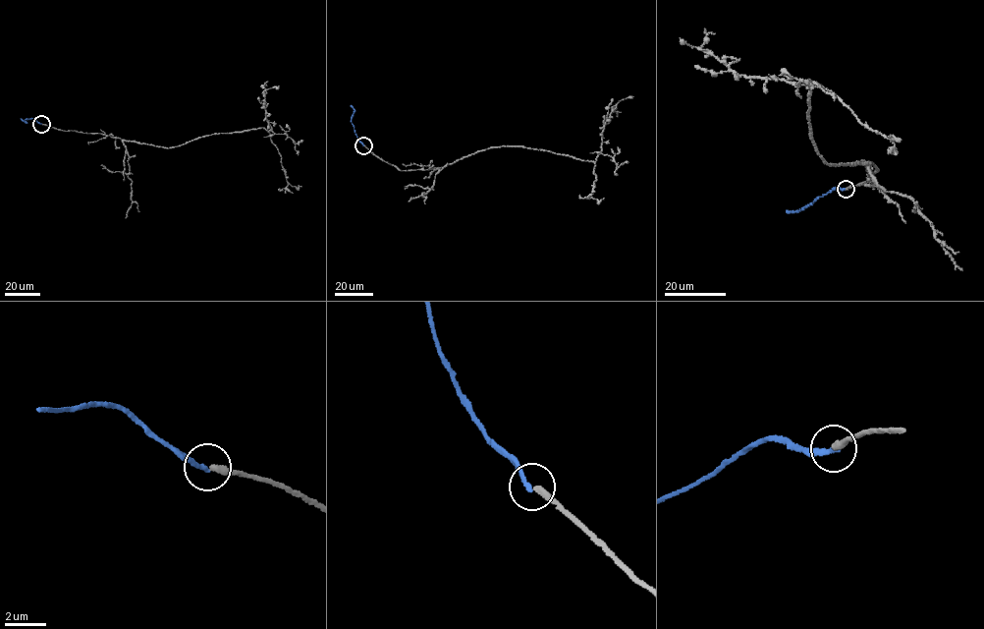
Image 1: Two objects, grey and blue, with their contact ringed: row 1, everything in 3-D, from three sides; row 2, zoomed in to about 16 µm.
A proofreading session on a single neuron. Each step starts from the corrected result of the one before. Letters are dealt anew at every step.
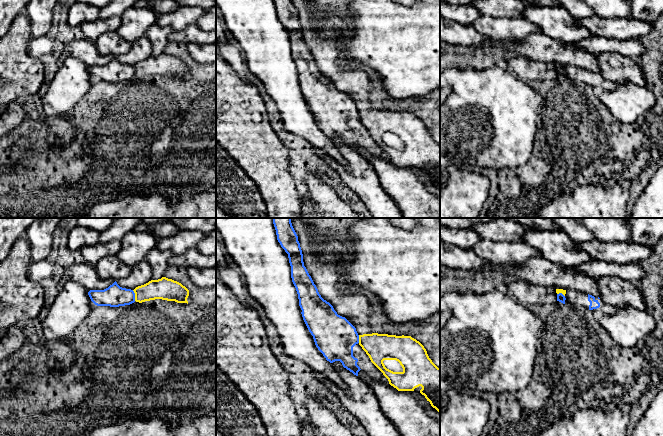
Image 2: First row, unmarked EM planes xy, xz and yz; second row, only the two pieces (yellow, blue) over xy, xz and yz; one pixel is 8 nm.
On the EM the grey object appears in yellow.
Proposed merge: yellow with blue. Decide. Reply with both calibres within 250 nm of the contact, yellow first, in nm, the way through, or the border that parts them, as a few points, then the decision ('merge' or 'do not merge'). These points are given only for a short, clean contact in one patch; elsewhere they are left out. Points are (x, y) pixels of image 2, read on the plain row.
170 nm thick on the yellow side, 180 nm on the other; border along xy (132, 66), (135, 76); do not merge

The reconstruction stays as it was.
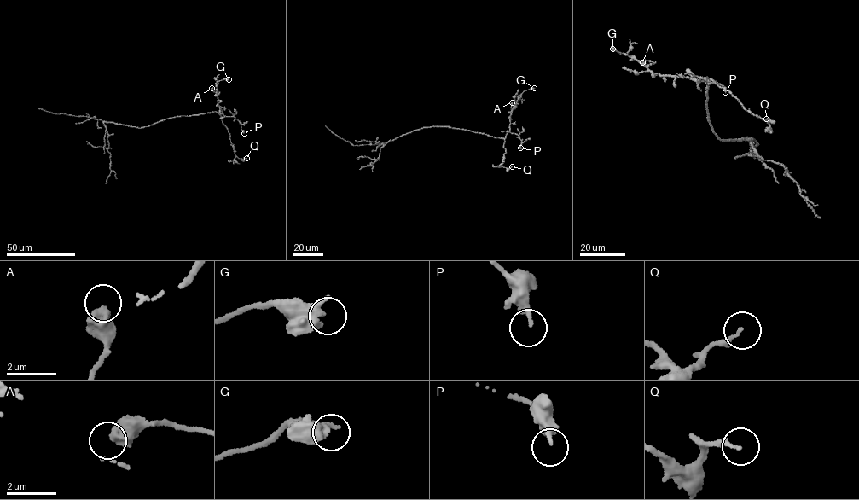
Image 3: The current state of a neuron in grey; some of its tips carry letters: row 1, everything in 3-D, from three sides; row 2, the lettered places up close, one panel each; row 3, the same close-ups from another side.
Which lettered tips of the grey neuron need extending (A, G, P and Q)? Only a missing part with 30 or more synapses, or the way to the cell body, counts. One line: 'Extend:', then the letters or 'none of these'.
Extend: none of these

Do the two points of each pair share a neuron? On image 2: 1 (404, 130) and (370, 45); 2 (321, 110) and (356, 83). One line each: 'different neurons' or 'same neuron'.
1: different neurons
2: different neurons

